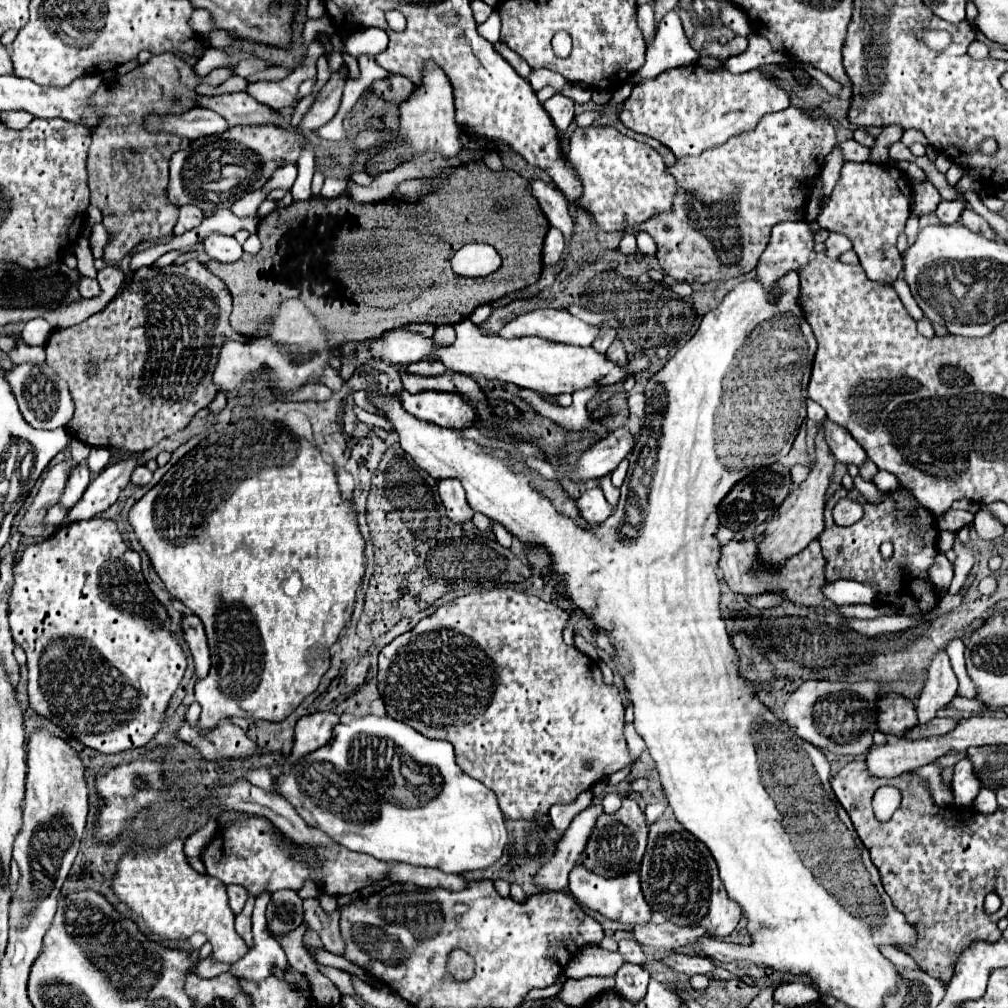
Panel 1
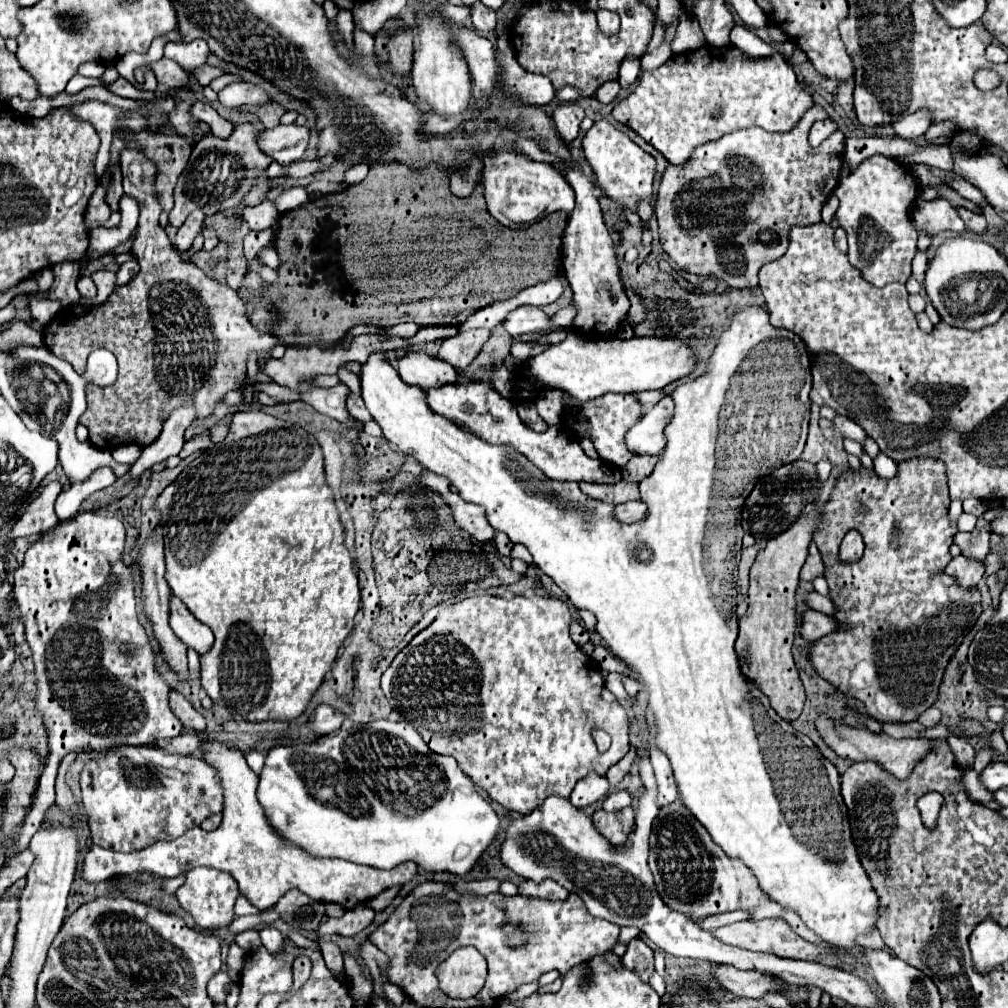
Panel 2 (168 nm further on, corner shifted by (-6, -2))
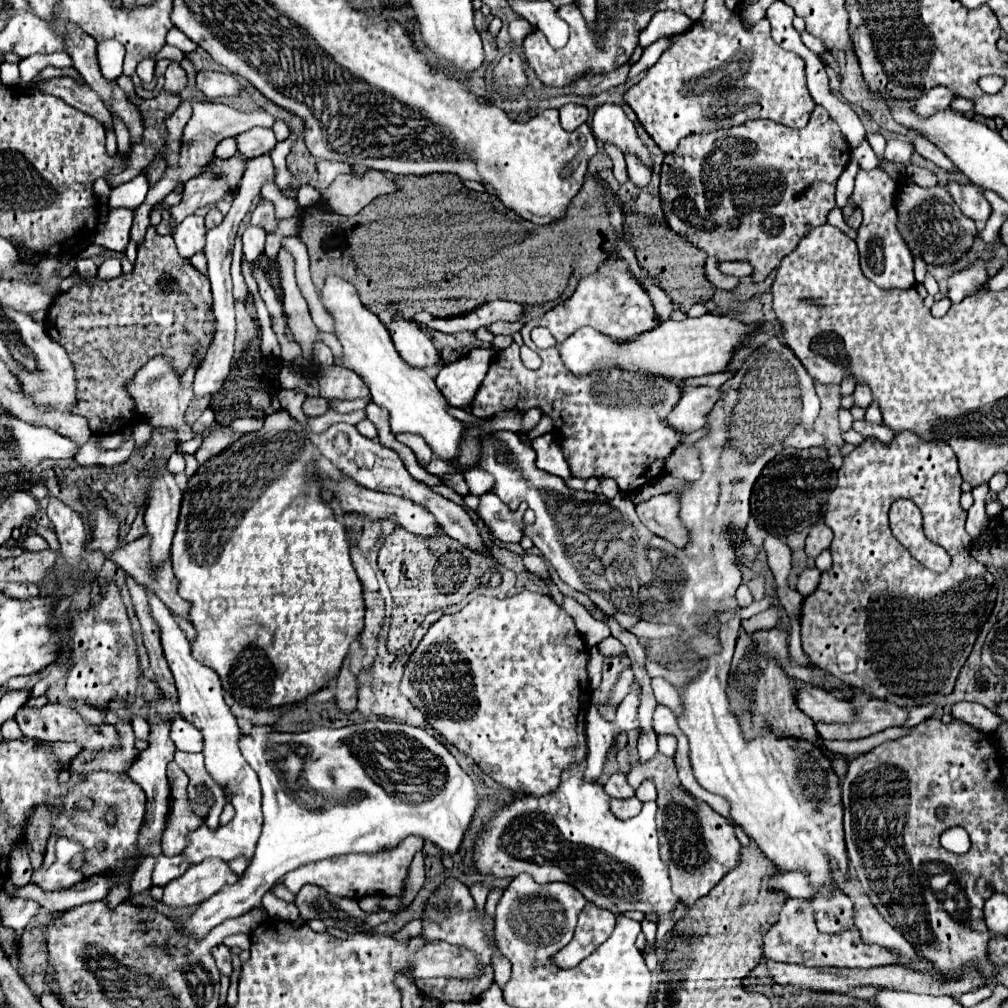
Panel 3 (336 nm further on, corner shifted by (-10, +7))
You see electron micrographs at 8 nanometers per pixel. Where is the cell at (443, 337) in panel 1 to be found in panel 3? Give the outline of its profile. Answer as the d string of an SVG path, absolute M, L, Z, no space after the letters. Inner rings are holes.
M495 322L495 324L489 324L489 326L487 326L487 330L493 332L495 336L497 336L497 334L515 334L515 332L519 332L521 328L523 328L521 322Z

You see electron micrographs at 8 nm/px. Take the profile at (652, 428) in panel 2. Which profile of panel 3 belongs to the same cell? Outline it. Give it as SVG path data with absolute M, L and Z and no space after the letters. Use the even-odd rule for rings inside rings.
M691 388L681 394L679 402L673 406L673 410L667 414L667 424L675 432L691 434L705 426L705 416L711 410L711 404L717 398L717 388Z

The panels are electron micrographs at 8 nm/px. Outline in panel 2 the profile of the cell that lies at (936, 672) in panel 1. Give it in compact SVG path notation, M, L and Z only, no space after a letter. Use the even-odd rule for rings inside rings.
M929 707L925 713L921 713L921 715L917 717L917 721L919 721L921 725L925 725L925 727L933 727L933 725L937 725L939 719L941 719L941 713L939 713L937 707Z

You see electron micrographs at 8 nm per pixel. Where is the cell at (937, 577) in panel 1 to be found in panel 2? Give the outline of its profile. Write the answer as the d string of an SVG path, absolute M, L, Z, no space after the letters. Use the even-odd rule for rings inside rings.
M959 555L945 567L945 573L955 577L963 587L975 587L985 575L985 563Z

